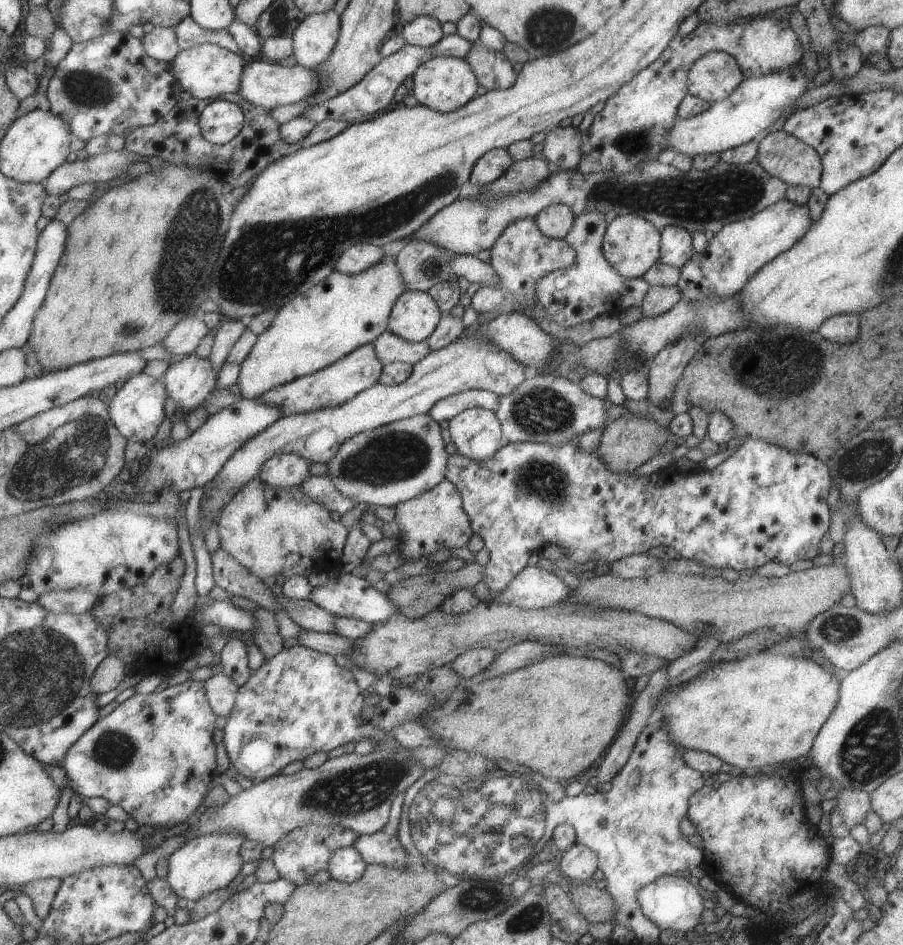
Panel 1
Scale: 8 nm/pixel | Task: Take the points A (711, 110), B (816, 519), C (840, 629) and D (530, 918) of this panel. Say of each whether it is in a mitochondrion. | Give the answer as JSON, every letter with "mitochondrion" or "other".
{"A":"other","B":"other","C":"mitochondrion","D":"mitochondrion"}

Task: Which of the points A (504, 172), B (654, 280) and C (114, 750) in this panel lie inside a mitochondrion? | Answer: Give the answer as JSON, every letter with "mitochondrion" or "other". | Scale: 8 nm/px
{"A":"other","B":"other","C":"mitochondrion"}

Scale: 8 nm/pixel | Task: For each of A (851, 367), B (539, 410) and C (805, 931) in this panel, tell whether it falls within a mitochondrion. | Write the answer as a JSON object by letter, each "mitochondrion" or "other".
{"A":"other","B":"mitochondrion","C":"other"}

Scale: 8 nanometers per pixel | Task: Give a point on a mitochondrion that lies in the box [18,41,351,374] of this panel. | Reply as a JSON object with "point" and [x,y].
{"point":[191,244]}

